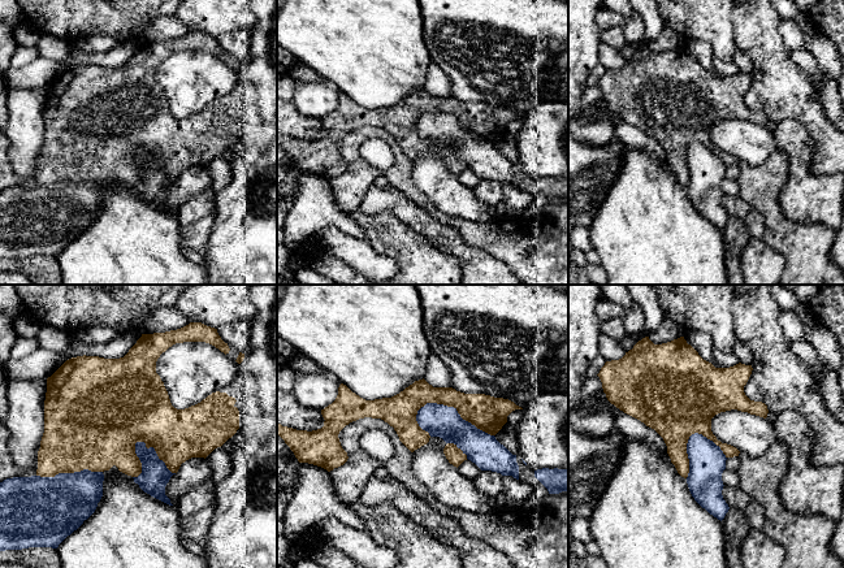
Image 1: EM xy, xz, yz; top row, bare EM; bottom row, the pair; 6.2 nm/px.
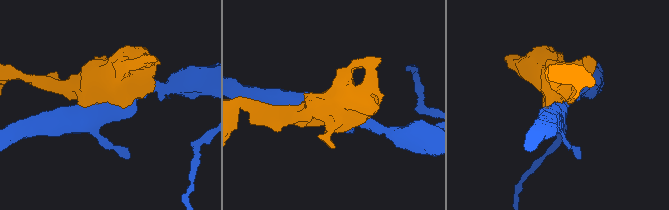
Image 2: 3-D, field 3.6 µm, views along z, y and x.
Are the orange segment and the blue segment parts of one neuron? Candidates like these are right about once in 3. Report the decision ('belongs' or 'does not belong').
does not belong

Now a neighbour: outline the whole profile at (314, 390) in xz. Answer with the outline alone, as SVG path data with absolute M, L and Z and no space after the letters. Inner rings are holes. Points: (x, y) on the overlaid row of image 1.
M294 373L293 394L302 406L321 411L336 400L341 381L332 373Z

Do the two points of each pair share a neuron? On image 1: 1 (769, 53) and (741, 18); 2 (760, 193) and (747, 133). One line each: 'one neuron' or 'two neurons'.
1: one neuron
2: two neurons

